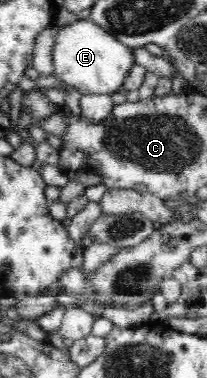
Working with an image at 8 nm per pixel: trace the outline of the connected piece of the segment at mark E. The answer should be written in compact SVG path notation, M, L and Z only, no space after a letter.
M74 18L70 24L58 27L52 49L53 73L66 85L73 86L83 94L105 94L112 95L120 90L120 86L124 86L126 78L130 76L131 66L135 62L134 49L126 46L123 42L116 40L112 35L104 32L100 25L93 24L86 19Z

